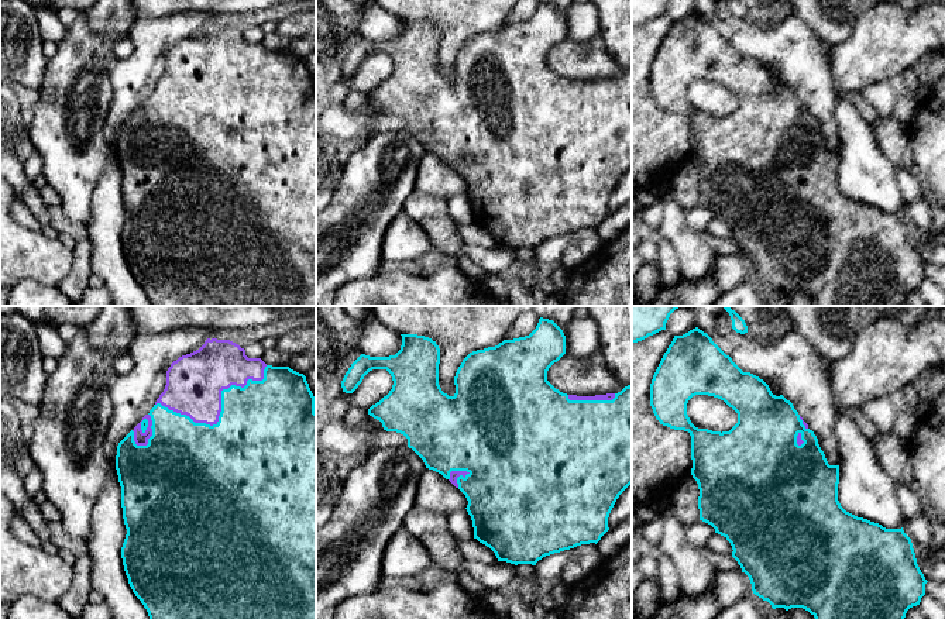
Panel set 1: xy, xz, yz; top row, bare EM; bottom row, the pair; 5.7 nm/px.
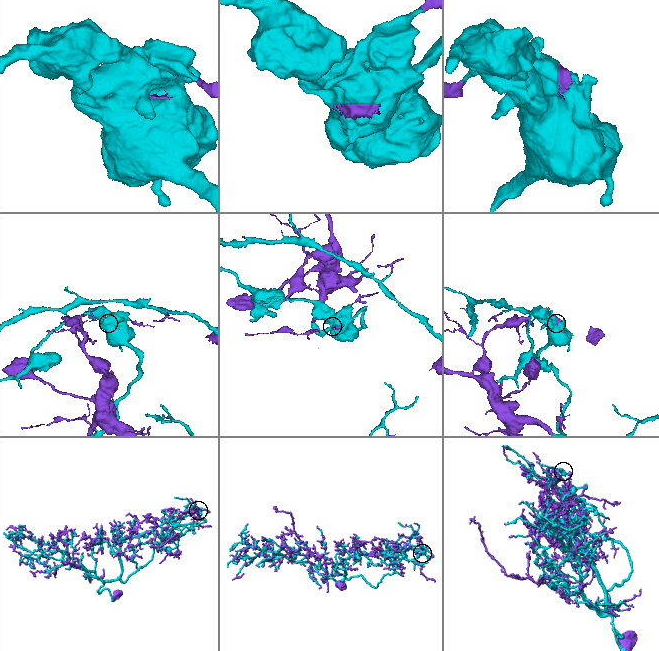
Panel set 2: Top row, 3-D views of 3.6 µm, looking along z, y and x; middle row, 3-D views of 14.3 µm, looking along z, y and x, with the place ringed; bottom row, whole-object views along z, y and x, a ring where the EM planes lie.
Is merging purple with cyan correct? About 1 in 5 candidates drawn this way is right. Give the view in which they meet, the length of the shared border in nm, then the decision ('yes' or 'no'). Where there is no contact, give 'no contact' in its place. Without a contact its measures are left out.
contact in xy; length 700 nm; yes

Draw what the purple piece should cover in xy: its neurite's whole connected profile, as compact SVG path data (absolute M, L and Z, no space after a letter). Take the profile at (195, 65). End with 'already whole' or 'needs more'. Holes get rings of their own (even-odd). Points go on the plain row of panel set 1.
M207 23L205 28L179 41L166 55L166 69L154 92L118 127L116 154L121 171L121 192L127 219L121 231L121 243L128 268L148 296L150 306L316 306L316 96L306 61L289 51L267 49L261 42L248 42L245 34L230 24Z | needs more

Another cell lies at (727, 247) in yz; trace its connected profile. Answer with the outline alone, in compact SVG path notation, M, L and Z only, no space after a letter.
M700 231L698 234L715 254L742 257L740 250L732 240L718 238L707 231Z

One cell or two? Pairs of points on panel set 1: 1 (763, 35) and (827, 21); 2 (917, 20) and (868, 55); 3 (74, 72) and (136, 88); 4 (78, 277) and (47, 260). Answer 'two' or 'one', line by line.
1: two
2: one
3: two
4: two

